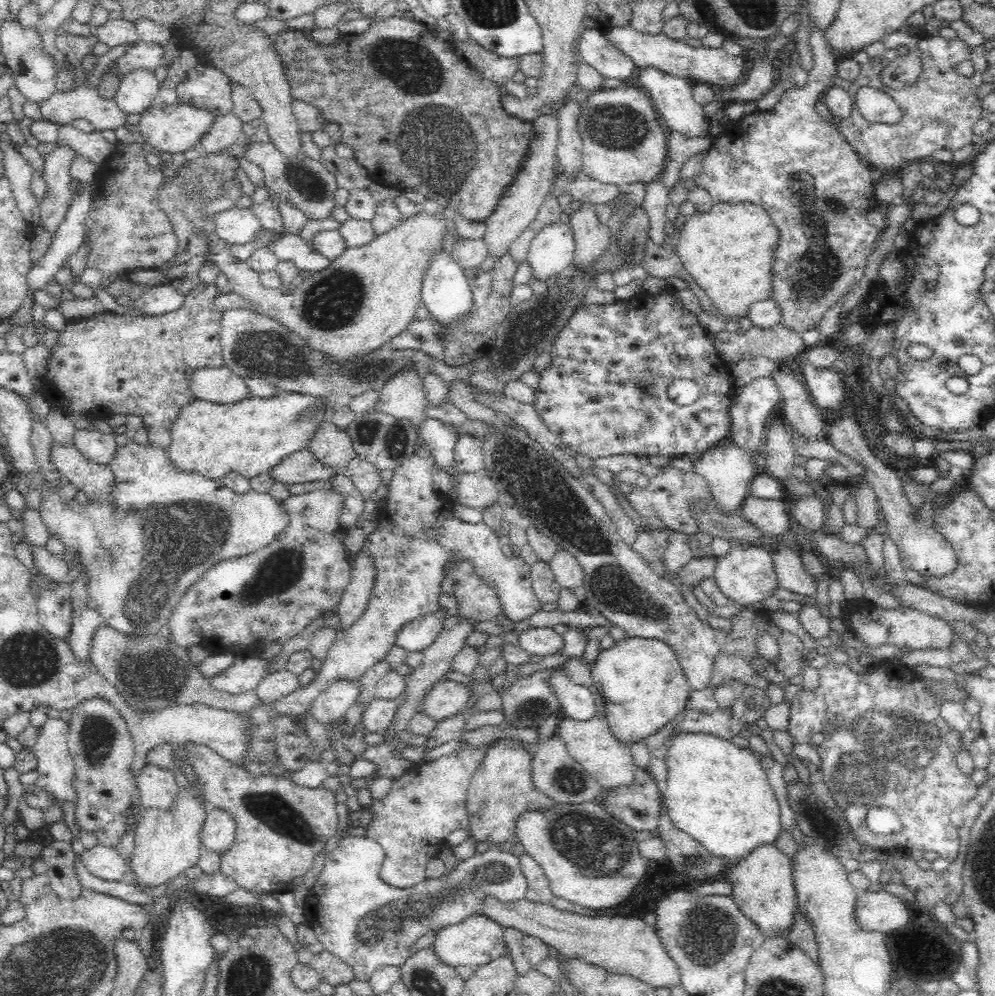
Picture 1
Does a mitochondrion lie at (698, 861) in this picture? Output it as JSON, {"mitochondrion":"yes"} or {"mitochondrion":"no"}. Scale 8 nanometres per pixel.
{"mitochondrion":"yes"}

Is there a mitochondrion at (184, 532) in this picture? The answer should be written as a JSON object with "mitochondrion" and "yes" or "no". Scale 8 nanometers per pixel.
{"mitochondrion":"yes"}

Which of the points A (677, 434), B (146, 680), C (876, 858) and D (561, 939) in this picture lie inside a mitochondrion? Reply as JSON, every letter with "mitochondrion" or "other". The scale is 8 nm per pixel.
{"A":"other","B":"mitochondrion","C":"other","D":"other"}

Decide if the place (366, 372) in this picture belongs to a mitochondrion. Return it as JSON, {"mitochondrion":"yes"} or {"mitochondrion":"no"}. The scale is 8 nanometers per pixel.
{"mitochondrion":"yes"}

